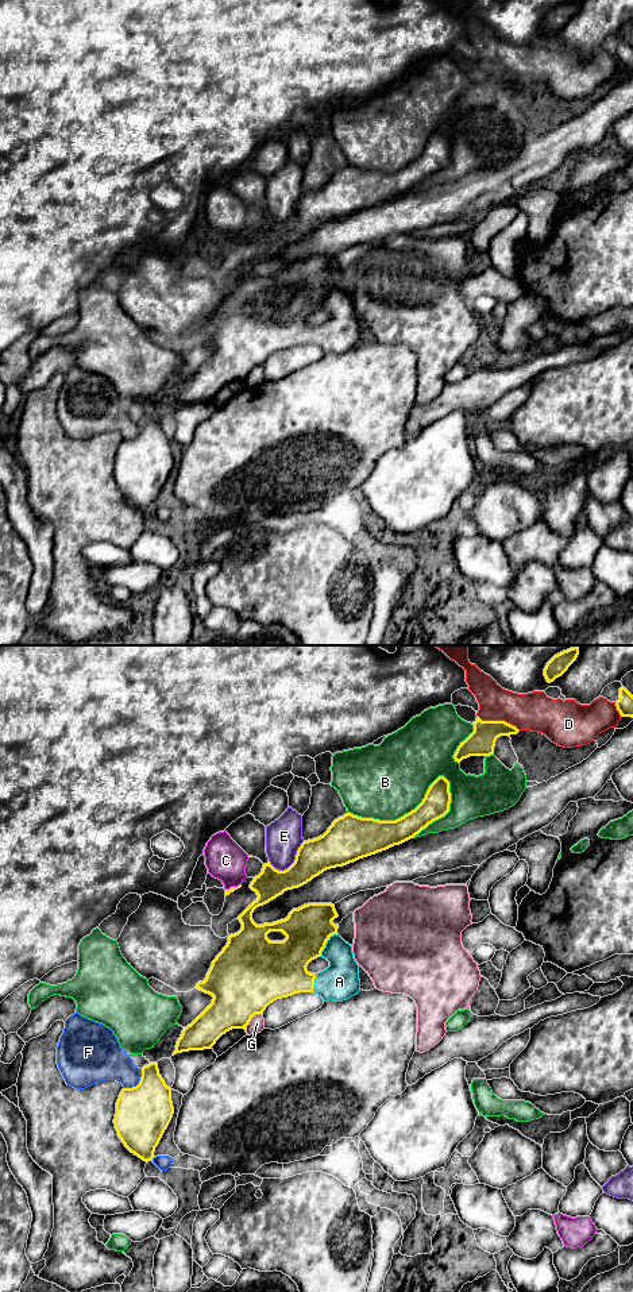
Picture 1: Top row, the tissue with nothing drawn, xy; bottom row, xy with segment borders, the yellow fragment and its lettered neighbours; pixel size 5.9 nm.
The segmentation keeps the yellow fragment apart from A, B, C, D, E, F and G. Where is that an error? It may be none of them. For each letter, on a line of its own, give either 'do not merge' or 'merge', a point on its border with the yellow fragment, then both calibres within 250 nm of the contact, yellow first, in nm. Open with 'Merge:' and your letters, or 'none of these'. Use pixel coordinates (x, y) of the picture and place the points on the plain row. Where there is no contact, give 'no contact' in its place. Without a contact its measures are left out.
Merge: A
A: merge; contact xy (325, 294); calibres 280 and 220 nm
B: do not merge; contact xy (404, 168); calibres 220 and 460 nm
C: do not merge; contact xy (232, 239); calibres 30 and 240 nm
D: do not merge; contact xy (498, 73); calibres 160 and 240 nm
E: do not merge; contact xy (292, 216); calibres 200 and 220 nm
F: do not merge; contact xy (139, 435); calibres 320 and 240 nm
G: do not merge; contact xy (251, 369); calibres 420 and 90 nm

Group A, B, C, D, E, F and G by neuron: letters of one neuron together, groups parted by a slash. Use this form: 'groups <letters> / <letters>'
groups A / B / C / D / E / F / G

